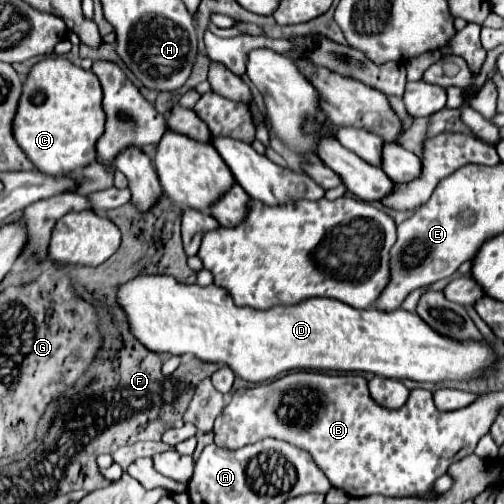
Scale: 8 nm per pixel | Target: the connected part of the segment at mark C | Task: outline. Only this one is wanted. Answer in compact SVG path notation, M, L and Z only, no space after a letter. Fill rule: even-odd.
M63 57L39 61L31 69L17 109L17 119L13 121L13 135L21 145L21 149L25 151L25 155L35 163L39 171L45 171L49 175L67 175L87 167L97 159L95 147L99 137L105 133L105 111L101 105L101 97L103 91L95 73L85 71Z

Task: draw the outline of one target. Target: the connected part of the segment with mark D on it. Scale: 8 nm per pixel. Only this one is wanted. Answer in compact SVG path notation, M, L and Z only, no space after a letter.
M141 275L125 285L117 293L119 305L127 313L131 333L155 353L173 355L197 355L201 361L229 365L235 375L245 381L261 383L271 381L293 369L313 371L359 371L373 373L391 379L413 379L413 381L471 381L483 379L501 359L495 353L495 345L477 339L449 339L427 325L417 313L395 309L355 309L337 299L313 297L307 303L293 307L273 307L273 311L257 311L253 307L239 307L223 287L201 287L179 283L167 275Z

